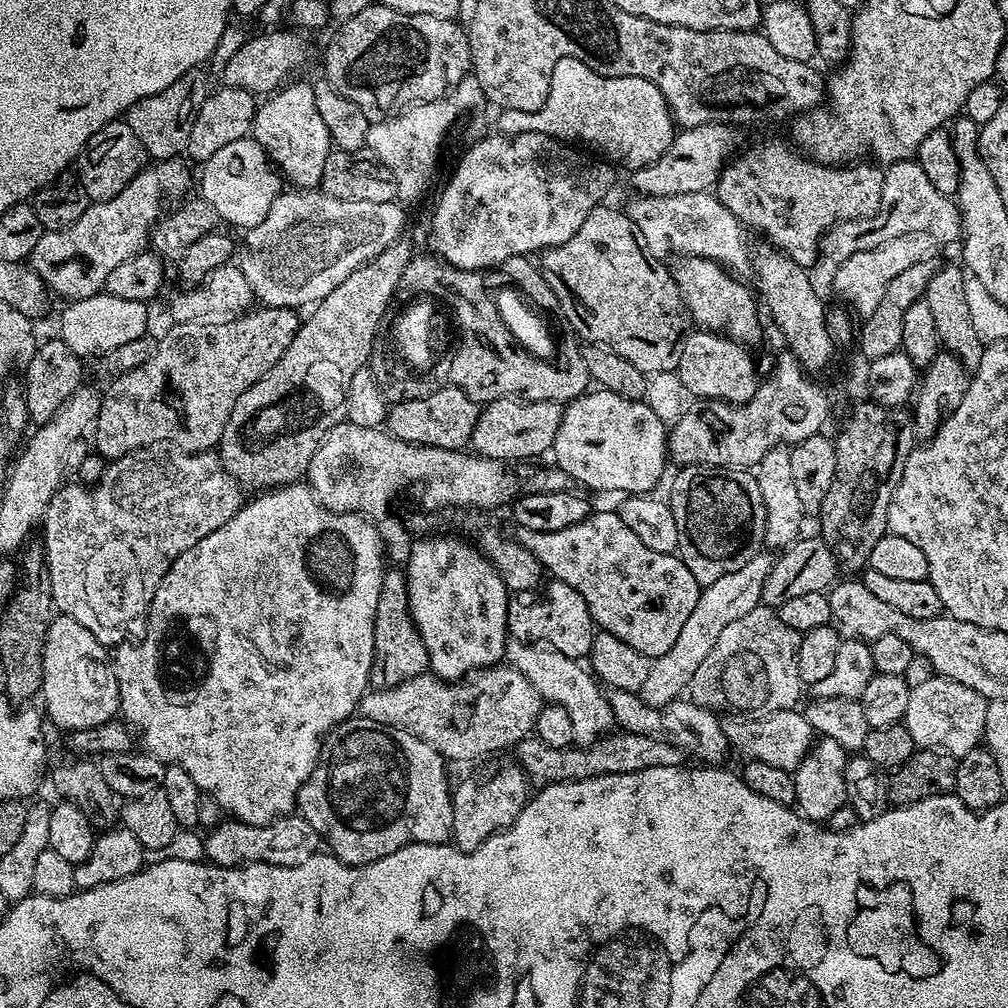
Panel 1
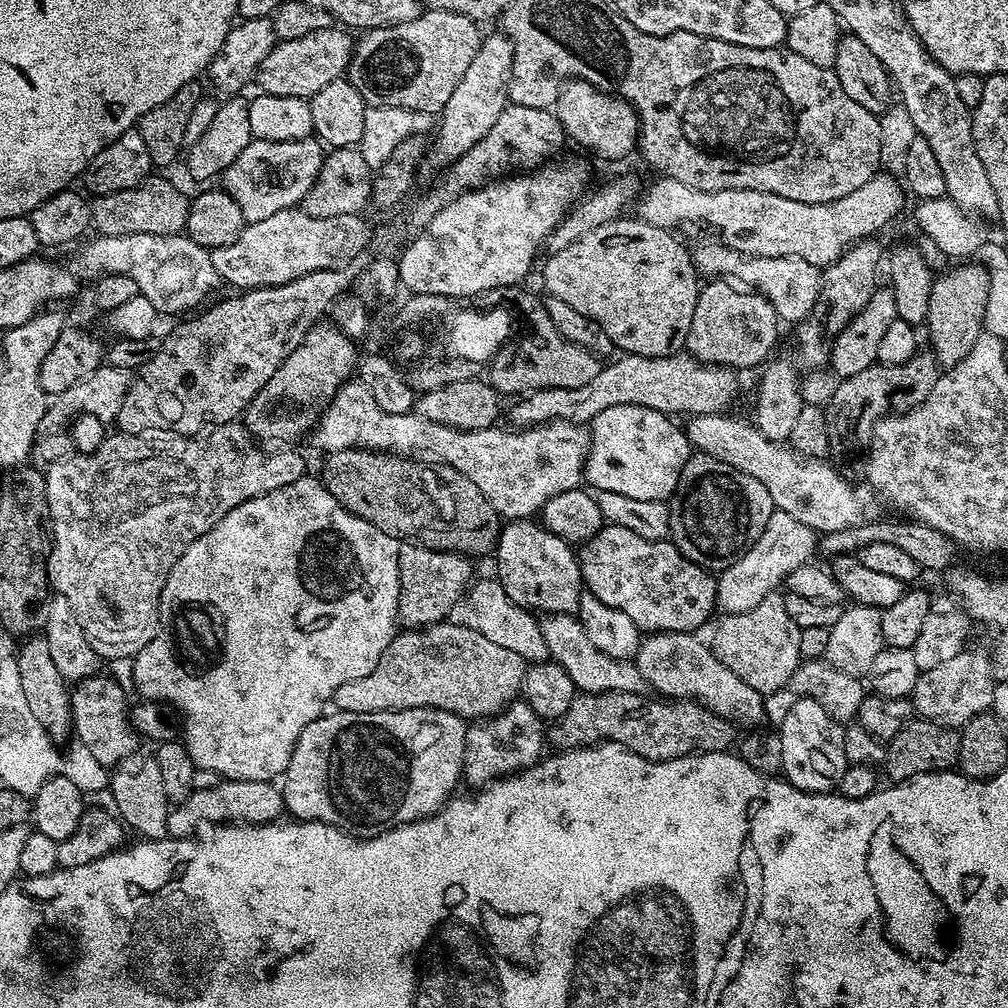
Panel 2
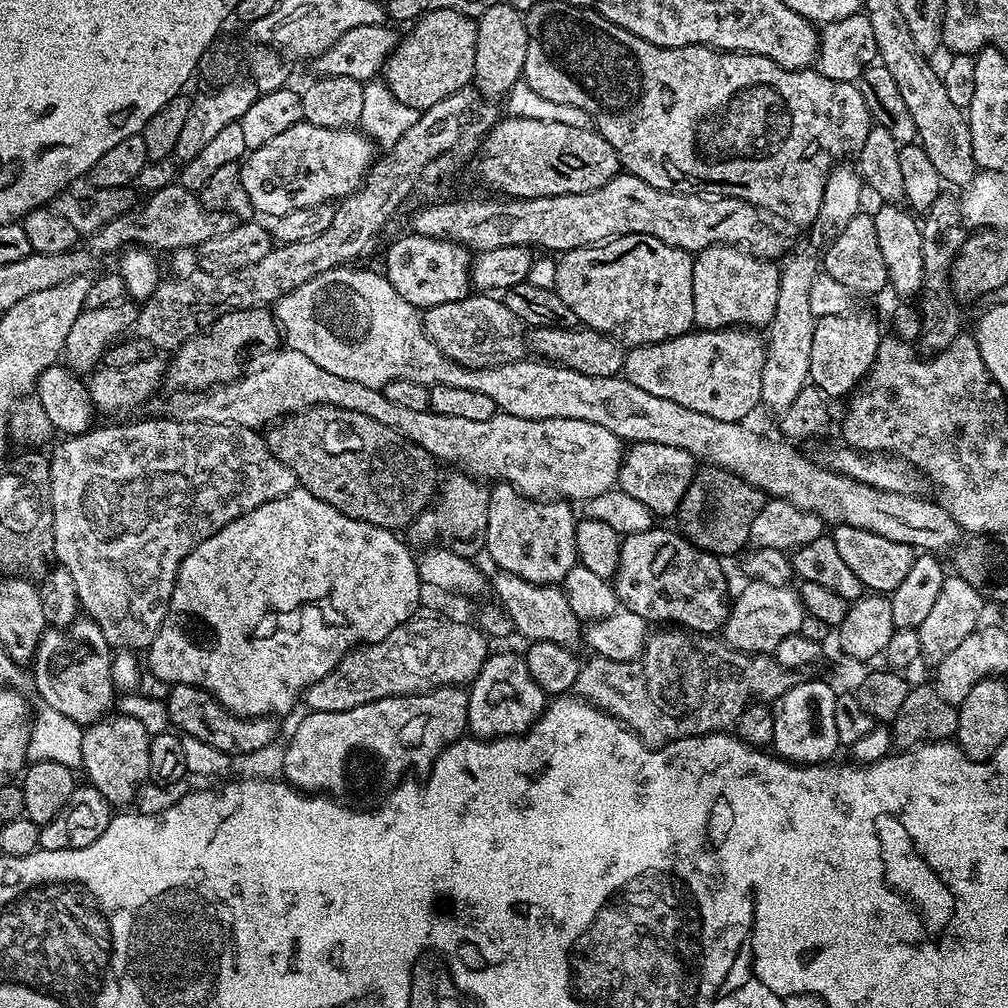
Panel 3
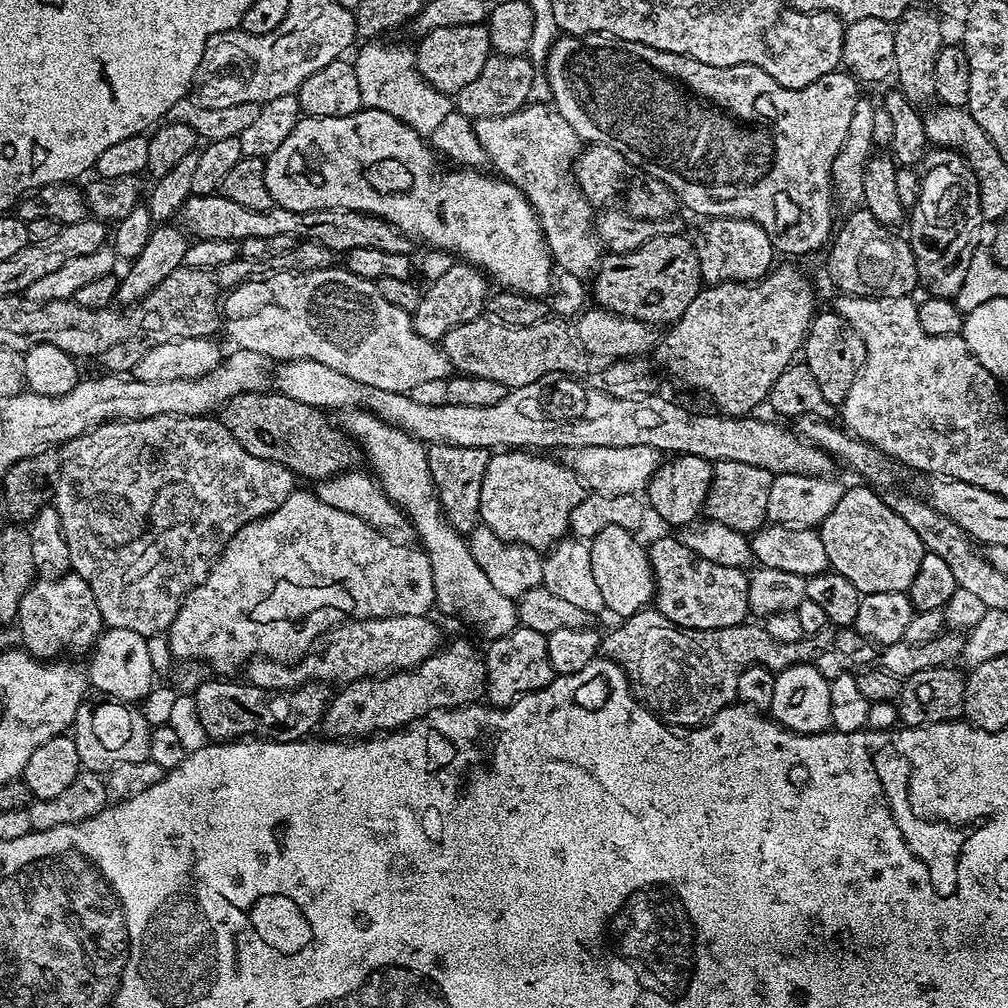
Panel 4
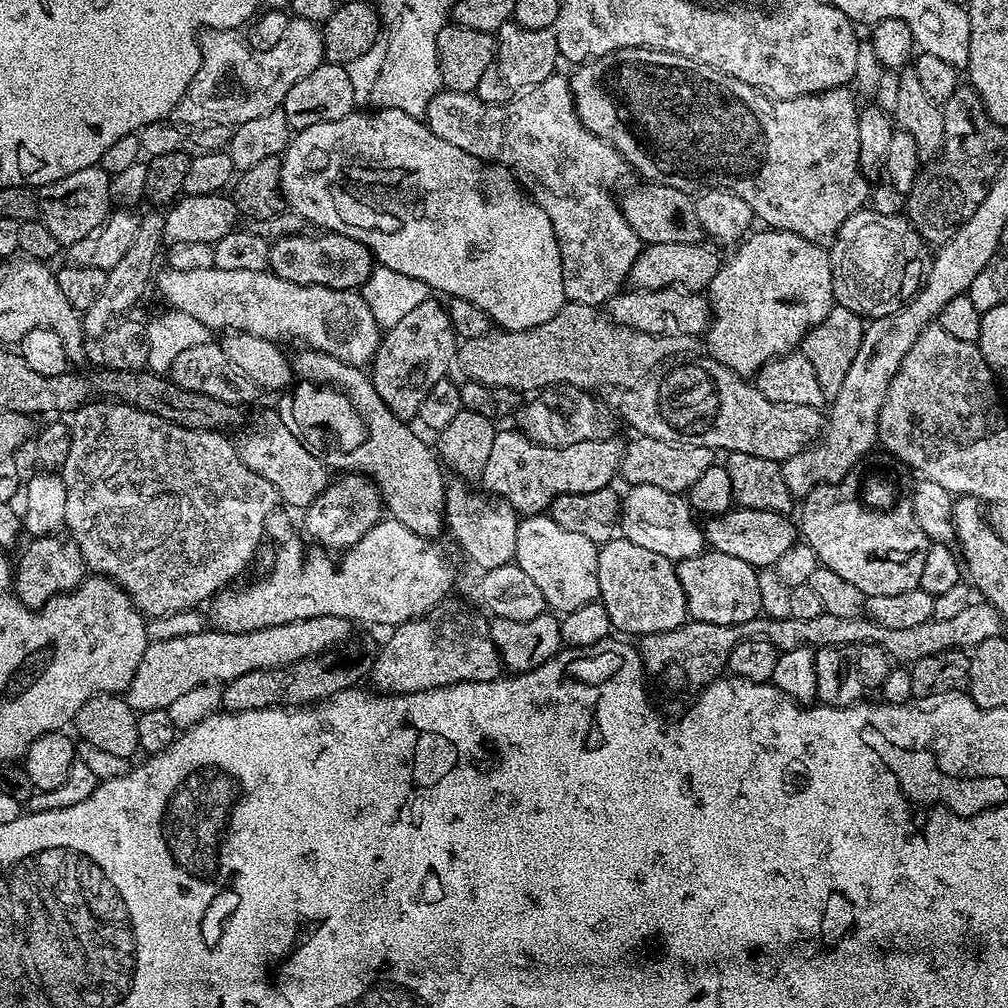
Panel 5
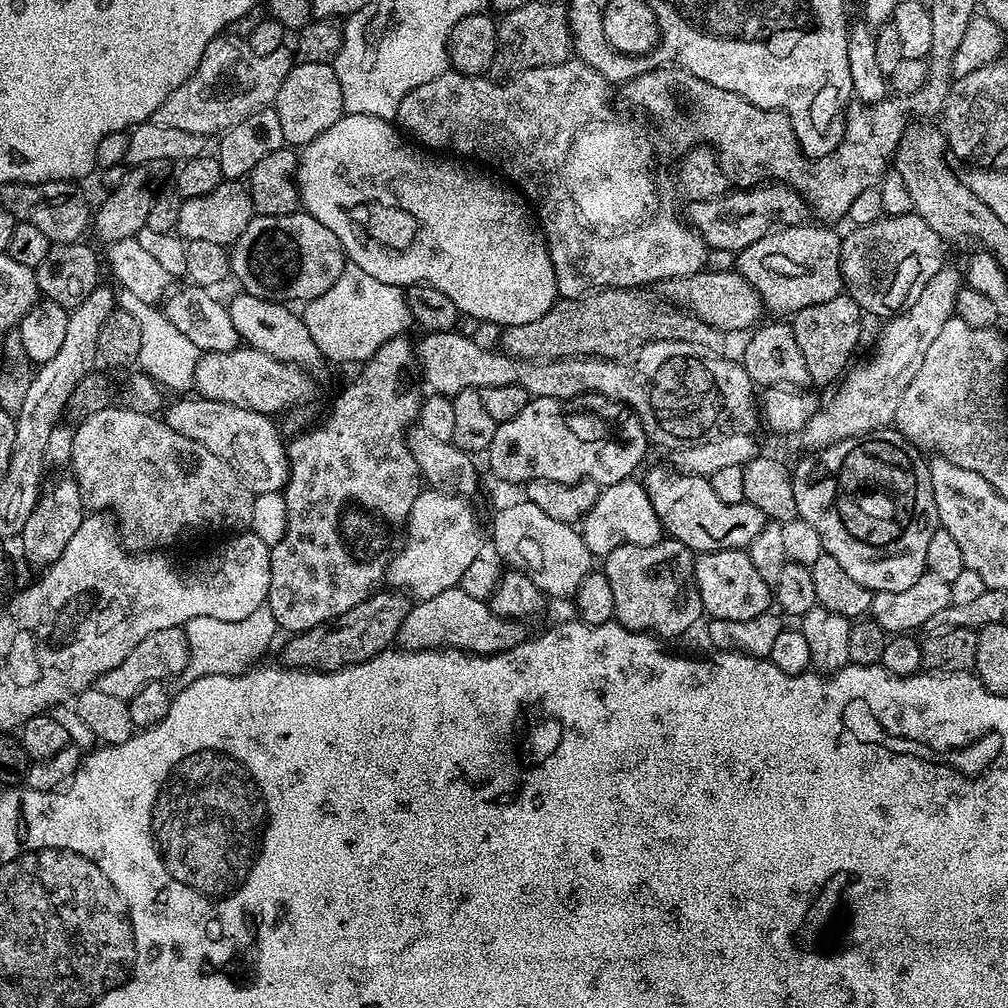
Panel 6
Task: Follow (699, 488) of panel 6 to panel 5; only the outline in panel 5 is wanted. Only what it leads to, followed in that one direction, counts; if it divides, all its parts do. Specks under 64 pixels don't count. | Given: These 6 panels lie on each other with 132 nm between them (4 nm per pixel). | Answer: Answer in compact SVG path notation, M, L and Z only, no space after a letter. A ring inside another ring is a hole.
M733 507L719 514L712 514L703 521L704 538L707 547L714 552L731 554L733 558L742 558L757 570L771 569L798 542L798 528L788 521L783 512L767 512L766 510L750 510L749 508Z

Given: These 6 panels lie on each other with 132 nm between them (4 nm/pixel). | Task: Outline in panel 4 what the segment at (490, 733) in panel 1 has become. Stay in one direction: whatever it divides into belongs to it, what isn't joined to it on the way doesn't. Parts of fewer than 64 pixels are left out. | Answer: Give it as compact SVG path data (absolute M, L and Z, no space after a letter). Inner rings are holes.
M387 616L377 620L350 620L324 633L312 650L295 662L253 658L246 665L247 683L258 686L262 690L286 690L297 688L303 684L323 682L329 686L347 686L356 680L367 680L374 676L383 676L394 672L403 672L416 668L426 658L436 653L441 647L440 628L428 616Z

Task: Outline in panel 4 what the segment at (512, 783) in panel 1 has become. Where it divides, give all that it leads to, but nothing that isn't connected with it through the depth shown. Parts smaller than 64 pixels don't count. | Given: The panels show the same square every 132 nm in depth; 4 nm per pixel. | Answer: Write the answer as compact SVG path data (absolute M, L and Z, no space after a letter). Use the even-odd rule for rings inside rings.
M516 627L512 633L491 641L484 652L486 662L486 690L484 696L493 708L506 708L520 696L550 686L554 673L550 666L550 654L546 654L547 636L538 630Z

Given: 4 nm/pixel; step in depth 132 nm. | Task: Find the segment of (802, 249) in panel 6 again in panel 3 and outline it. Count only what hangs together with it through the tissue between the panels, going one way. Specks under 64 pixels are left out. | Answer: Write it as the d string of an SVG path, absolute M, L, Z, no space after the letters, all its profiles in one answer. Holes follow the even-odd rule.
M744 326L693 330L657 344L629 347L622 375L625 380L634 382L638 390L654 394L654 398L670 398L670 402L698 410L698 414L710 414L710 418L718 418L718 422L744 422L760 404L765 347L765 337L759 331Z

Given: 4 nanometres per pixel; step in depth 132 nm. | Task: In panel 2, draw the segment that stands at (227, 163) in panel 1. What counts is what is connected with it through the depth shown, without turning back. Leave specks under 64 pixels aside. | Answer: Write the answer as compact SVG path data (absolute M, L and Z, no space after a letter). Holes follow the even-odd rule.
M253 138L222 174L222 187L238 202L245 221L270 218L278 210L295 208L312 191L320 173L321 145L315 139L257 140Z

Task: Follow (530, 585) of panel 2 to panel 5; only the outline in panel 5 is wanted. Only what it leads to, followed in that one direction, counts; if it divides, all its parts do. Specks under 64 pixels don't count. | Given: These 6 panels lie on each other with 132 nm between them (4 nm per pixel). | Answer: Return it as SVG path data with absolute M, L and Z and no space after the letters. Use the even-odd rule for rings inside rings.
M519 430L511 431L497 431L494 446L490 446L482 488L485 493L510 505L521 517L541 515L551 509L552 500L562 494L582 494L609 487L621 471L625 445L619 444L616 438L551 448L534 442Z

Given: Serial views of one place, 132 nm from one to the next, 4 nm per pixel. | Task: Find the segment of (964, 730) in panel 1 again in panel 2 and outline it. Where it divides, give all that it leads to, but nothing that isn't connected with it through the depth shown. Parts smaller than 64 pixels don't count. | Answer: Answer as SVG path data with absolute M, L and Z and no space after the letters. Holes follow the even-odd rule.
M963 650L954 658L941 662L933 669L921 671L910 697L915 715L929 720L939 728L962 729L976 715L987 713L992 707L994 668L976 652Z

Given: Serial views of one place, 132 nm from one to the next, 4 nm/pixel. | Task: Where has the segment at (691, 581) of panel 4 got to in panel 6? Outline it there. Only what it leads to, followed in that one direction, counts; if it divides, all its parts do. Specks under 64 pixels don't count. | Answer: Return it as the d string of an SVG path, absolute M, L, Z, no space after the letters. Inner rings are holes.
M731 548L717 552L701 552L696 556L694 572L702 606L711 619L758 618L758 614L773 607L773 589L756 569L747 551Z

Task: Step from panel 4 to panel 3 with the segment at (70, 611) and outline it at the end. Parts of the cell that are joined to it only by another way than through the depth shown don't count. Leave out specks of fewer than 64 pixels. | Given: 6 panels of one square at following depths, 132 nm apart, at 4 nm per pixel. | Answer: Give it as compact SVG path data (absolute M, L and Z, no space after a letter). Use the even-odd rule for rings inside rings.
M77 618L67 626L45 627L42 638L38 642L36 659L30 666L32 680L36 683L36 692L41 696L43 707L58 710L58 714L66 714L75 724L87 726L103 720L113 711L112 699L118 695L118 689L112 682L112 657L114 649L106 642L106 634L94 621L87 618Z

